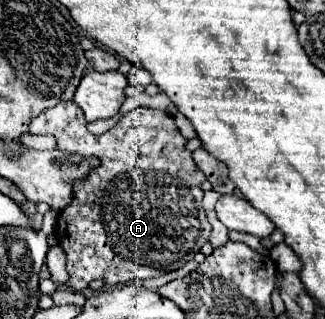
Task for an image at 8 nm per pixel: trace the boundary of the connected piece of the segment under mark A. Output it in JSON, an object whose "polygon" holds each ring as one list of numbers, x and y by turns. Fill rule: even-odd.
{"polygon":[[60,102,32,120,30,134,52,134,58,140,58,148,66,154,100,158,100,166,94,168,86,180,74,182,74,200,58,216,56,224,58,242,68,258,66,270,70,274,70,288,76,292,88,288,96,278,102,278,110,286,158,278,188,264,208,242,212,226,202,208,204,192,200,188,206,176,194,164,192,152,186,150,186,140,178,132,170,114,140,106,124,114,112,130,94,136,86,128,80,106,74,102]]}

